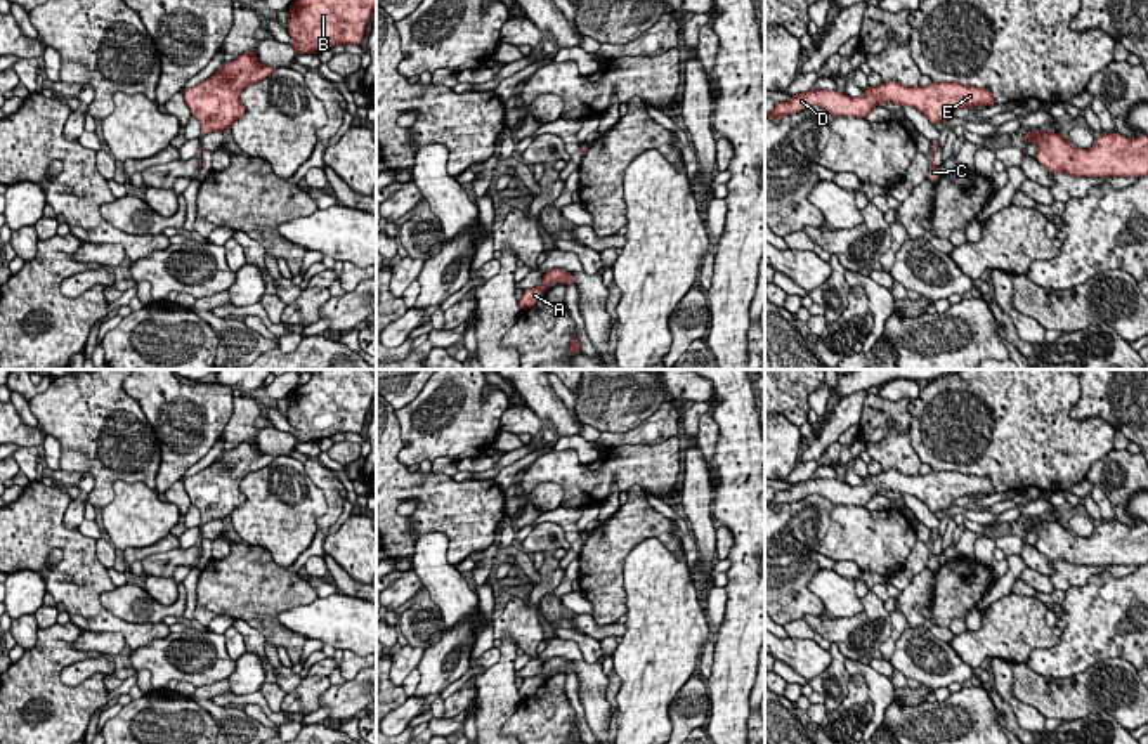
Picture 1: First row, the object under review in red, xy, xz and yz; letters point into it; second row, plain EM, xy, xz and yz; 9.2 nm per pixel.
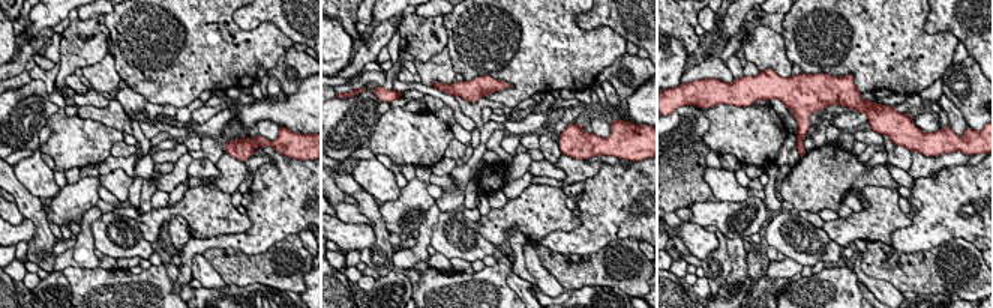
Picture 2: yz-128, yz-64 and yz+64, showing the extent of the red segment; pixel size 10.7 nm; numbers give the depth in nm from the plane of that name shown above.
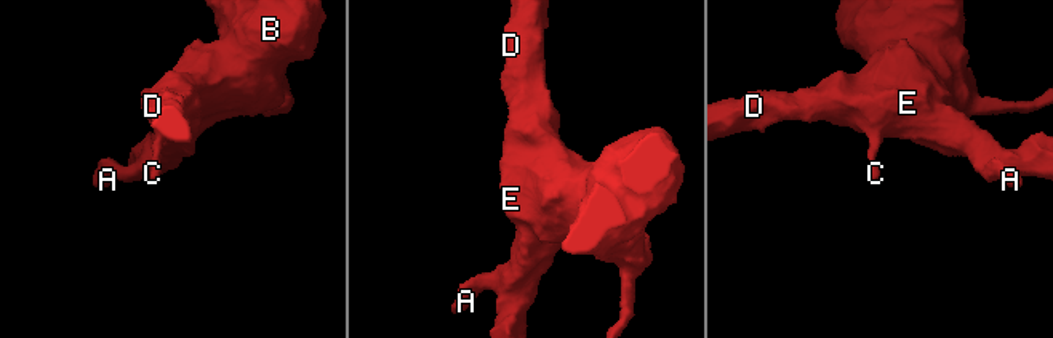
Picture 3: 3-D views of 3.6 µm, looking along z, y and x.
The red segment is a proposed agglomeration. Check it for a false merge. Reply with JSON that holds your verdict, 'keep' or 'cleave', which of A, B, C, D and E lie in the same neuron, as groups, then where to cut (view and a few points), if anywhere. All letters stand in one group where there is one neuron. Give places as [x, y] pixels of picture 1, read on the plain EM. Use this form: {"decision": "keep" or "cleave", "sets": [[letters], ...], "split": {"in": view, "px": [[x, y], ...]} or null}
{"decision": "keep", "sets": [["A", "B", "C", "D", "E"]], "split": null}

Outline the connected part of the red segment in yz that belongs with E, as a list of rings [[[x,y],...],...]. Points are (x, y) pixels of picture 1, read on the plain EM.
[[[897,468],[864,477],[862,486],[850,486],[838,479],[808,479],[793,484],[789,489],[777,491],[765,506],[779,512],[786,503],[796,503],[806,496],[819,494],[836,505],[865,506],[881,491],[895,494],[912,494],[921,499],[935,515],[949,508],[957,498],[973,494],[994,494],[988,477],[962,473],[957,470],[929,472],[928,475],[905,475]]]

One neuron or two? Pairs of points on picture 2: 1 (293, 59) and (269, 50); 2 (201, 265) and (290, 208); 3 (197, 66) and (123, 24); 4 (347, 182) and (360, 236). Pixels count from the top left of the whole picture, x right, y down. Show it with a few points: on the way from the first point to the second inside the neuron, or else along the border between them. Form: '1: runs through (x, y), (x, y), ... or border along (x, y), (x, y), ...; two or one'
1: border along (291, 44), (267, 71); two
2: border along (201, 253), (192, 260), (192, 277); two
3: runs through (179, 48), (167, 36), (141, 27); one
4: border along (371, 227), (375, 242); two

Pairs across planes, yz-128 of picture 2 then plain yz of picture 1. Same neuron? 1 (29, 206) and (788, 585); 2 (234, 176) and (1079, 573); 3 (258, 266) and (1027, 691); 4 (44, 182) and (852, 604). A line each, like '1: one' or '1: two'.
1: two
2: one
3: one
4: one

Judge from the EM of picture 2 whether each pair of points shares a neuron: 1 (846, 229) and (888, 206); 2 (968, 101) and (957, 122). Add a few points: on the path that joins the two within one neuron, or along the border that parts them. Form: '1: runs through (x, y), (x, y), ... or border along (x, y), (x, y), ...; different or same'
1: runs through (857, 226), (870, 224), (878, 217); same
2: border along (942, 92), (969, 125); different

